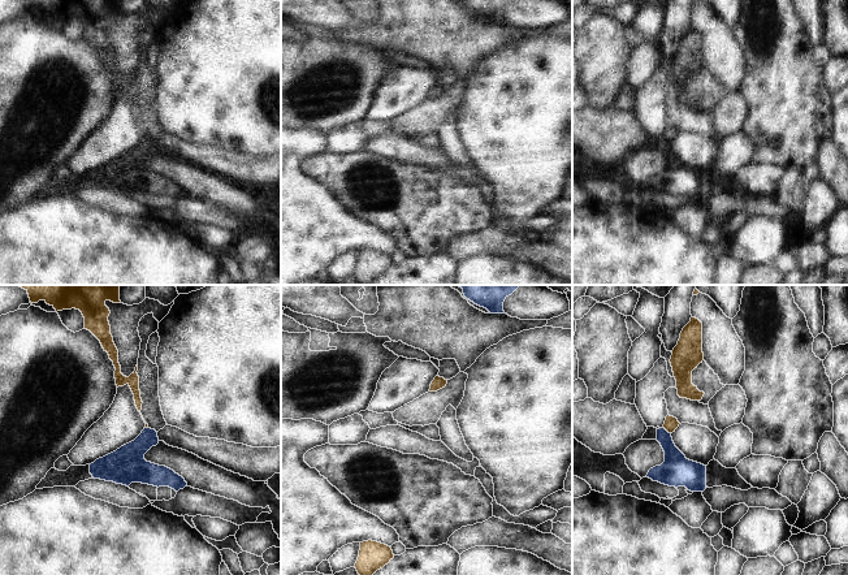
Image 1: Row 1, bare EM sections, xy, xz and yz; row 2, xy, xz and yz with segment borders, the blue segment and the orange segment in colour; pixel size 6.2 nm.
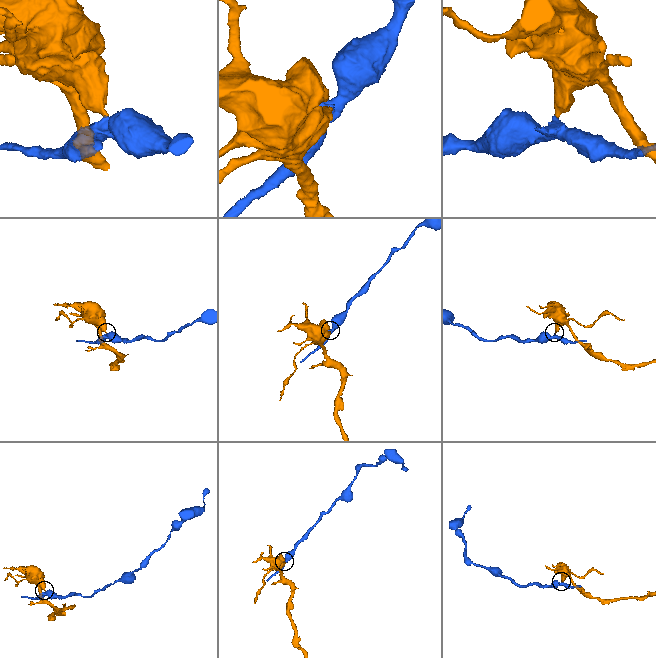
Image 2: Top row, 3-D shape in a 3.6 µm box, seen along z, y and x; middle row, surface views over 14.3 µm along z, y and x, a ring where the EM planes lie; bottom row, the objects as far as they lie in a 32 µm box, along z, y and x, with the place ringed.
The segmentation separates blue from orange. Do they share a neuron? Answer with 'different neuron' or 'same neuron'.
different neuron

